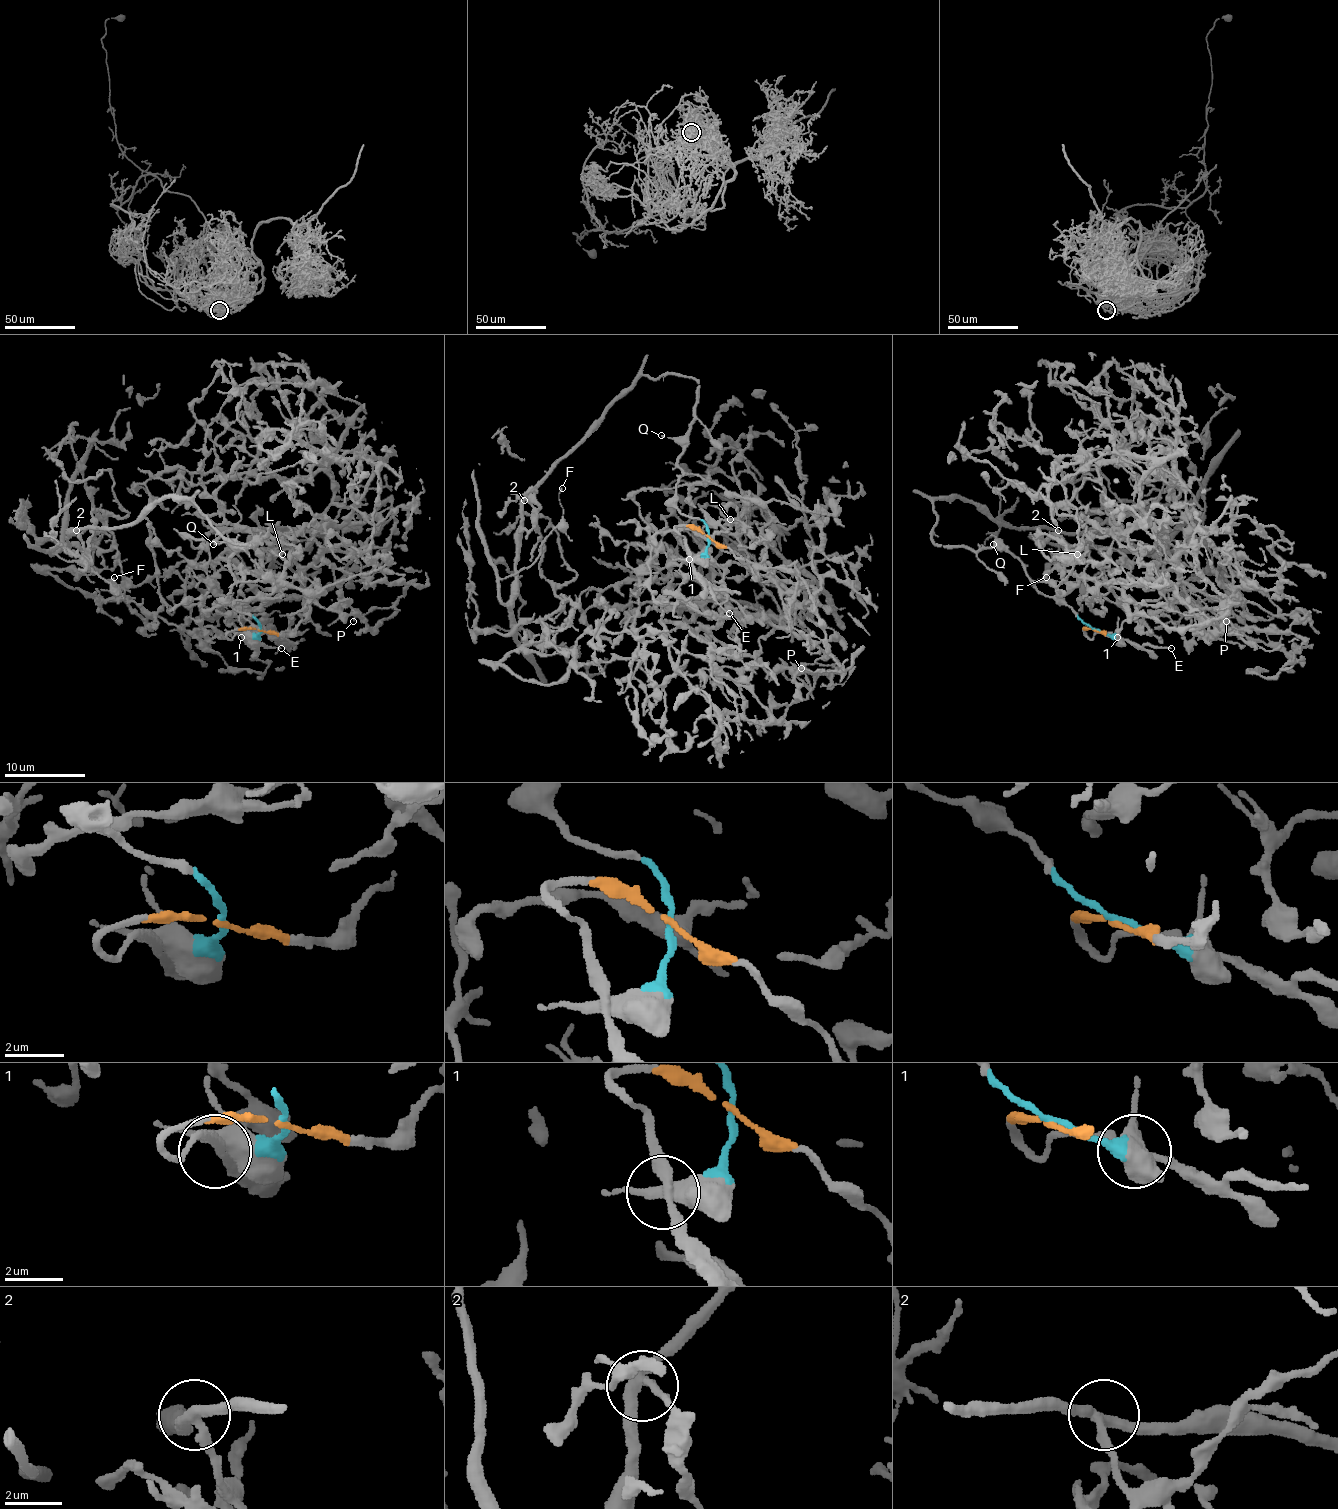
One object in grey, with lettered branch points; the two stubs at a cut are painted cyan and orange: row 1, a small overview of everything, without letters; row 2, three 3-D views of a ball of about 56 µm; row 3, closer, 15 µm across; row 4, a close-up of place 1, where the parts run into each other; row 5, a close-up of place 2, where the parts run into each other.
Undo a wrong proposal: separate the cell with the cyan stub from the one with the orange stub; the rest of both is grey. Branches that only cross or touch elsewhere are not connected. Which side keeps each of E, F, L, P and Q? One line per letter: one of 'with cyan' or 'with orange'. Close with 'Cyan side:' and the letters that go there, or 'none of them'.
E: with orange
F: with cyan
L: with orange
P: with orange
Q: with cyan
Cyan side: F, Q

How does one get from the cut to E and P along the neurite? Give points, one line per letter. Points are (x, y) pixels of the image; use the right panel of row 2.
E: (1094, 629), (1084, 629), (1090, 639), (1096, 633), (1108, 633), (1141, 645), (1171, 647)
P: (1094, 629), (1114, 633), (1133, 617), (1131, 599), (1126, 609), (1169, 627), (1210, 625), (1228, 609), (1226, 621)

